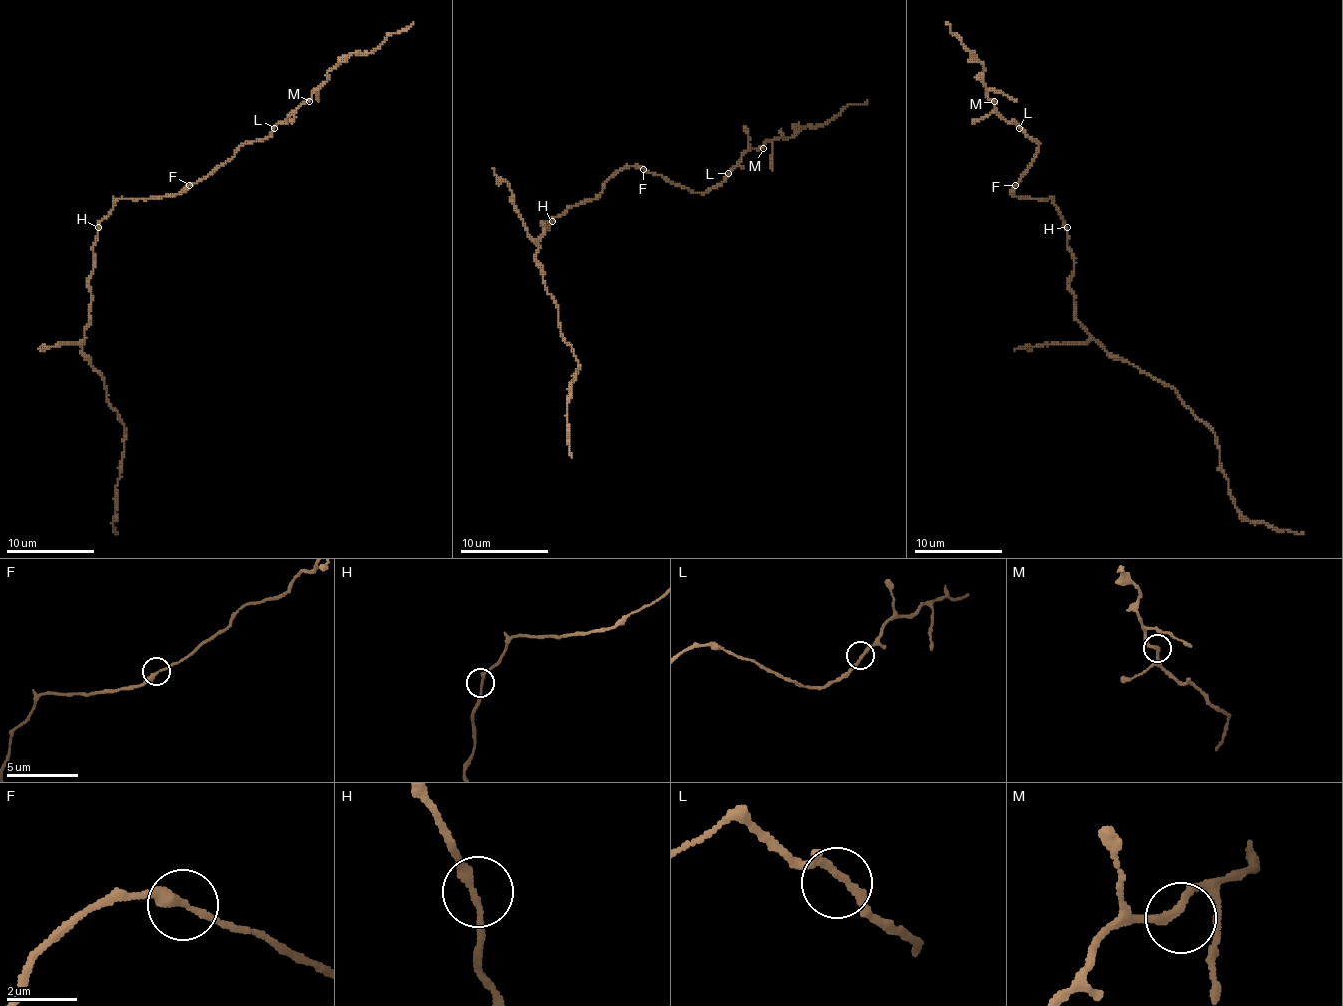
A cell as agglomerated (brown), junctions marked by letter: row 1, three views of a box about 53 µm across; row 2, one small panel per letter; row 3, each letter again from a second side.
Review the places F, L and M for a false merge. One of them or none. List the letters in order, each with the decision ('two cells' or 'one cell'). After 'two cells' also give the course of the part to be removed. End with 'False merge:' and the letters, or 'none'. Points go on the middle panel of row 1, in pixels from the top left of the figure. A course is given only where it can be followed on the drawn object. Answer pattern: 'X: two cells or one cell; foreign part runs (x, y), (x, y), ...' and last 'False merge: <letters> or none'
F: one cell
L: one cell
M: one cell
False merge: none

